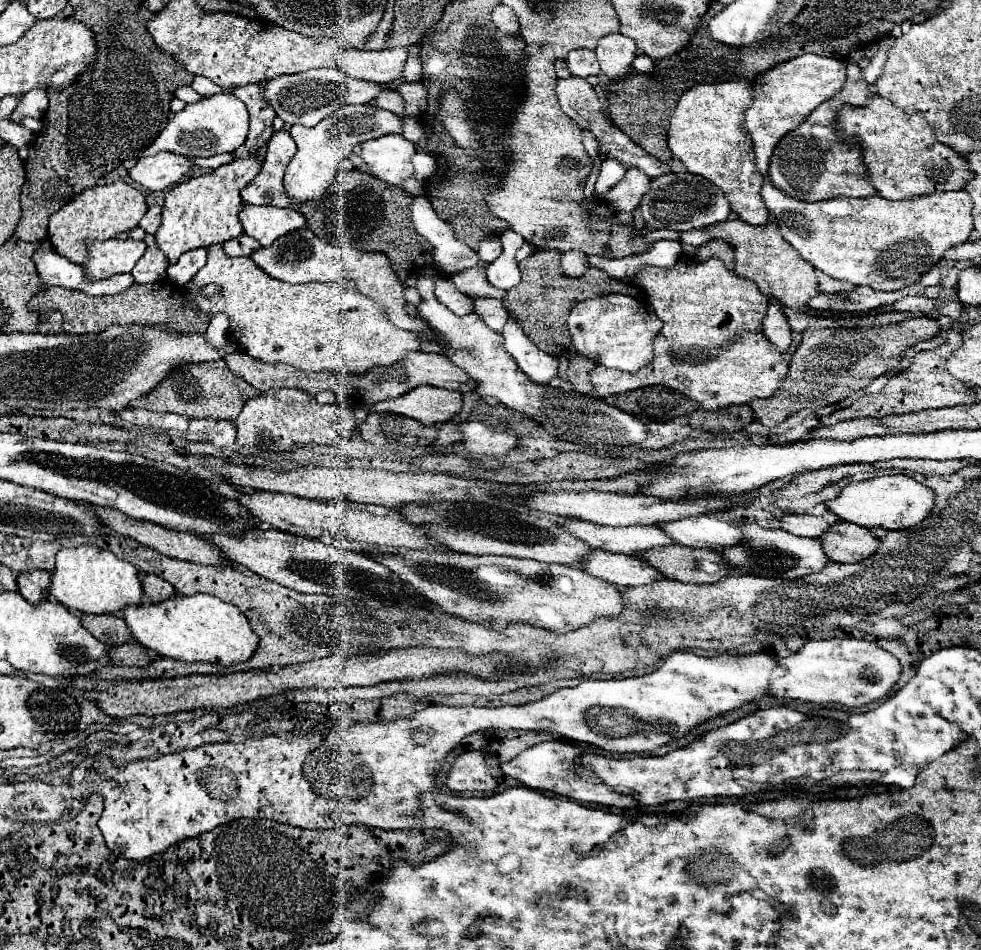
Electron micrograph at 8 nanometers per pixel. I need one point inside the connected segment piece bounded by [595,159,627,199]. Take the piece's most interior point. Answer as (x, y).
(611, 171)

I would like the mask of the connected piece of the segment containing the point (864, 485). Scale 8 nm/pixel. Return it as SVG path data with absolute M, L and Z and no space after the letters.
M889 475L889 477L875 477L869 481L859 481L859 483L847 483L841 493L827 501L827 509L831 513L835 513L841 521L847 523L855 523L867 529L907 529L913 527L917 523L921 523L921 519L925 519L925 515L929 515L931 507L933 507L935 495L929 487L925 487L923 483L915 481L909 475Z

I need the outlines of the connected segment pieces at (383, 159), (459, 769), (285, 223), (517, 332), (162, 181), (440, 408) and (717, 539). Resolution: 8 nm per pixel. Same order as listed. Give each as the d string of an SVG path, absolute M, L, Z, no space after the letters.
M389 135L361 145L361 157L369 165L371 175L383 179L389 185L399 185L413 175L411 157L417 153L415 143L403 135Z
M463 751L455 757L445 785L451 791L493 791L497 781L491 777L481 751Z
M245 203L239 211L239 221L245 233L257 239L261 245L271 245L277 237L305 227L305 217L295 209L279 207L255 207Z
M509 315L501 335L505 339L507 353L517 361L519 369L529 375L529 379L545 385L551 377L557 375L557 359L537 349L537 345L525 335L521 323L517 323L513 315Z
M159 153L155 157L143 157L129 171L133 183L143 185L151 191L167 191L179 185L185 177L189 177L193 169L193 161L185 155L177 153Z
M421 385L397 399L375 403L371 409L407 415L425 425L439 425L451 421L461 411L461 407L463 407L463 399L459 391Z
M697 515L679 521L667 521L657 525L673 543L685 547L705 547L717 549L727 545L741 543L741 531L725 521L719 521L711 515Z

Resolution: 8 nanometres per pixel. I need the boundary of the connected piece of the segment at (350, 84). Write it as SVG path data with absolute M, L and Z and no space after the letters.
M309 69L295 75L279 75L275 79L265 81L261 85L261 95L265 101L273 107L277 117L285 121L285 125L305 125L315 127L323 117L333 113L337 107L347 103L369 103L373 101L383 89L389 89L391 85L379 85L379 83L367 83L357 81L341 73L339 69Z

